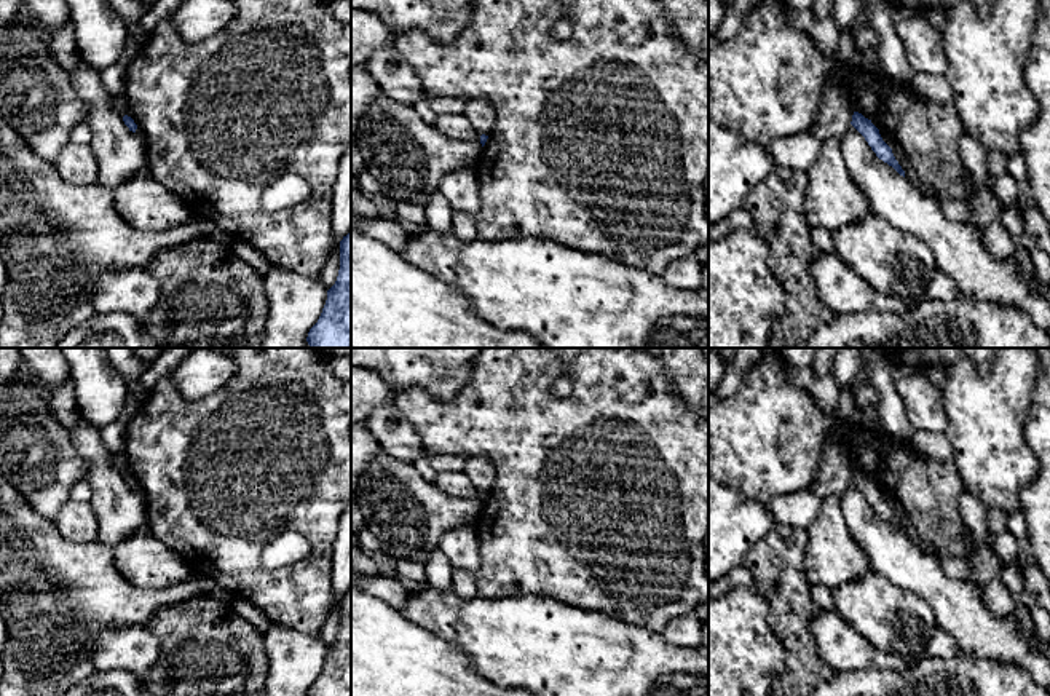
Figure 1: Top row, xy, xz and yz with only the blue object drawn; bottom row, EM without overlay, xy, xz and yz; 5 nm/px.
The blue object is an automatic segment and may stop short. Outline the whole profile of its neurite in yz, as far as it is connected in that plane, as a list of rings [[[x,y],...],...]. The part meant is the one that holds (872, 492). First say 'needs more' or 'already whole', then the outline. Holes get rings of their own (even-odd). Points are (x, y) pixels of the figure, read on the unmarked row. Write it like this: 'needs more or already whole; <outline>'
already whole; [[[854,469],[851,482],[865,495],[879,517],[892,524],[900,533],[905,535],[905,528],[895,517],[892,506],[882,498],[879,487],[871,480],[871,477],[865,476],[859,469]]]

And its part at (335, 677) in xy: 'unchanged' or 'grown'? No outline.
unchanged

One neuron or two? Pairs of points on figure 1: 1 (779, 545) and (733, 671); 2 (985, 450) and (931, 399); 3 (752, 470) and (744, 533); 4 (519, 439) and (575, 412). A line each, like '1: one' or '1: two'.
1: two
2: two
3: two
4: one

